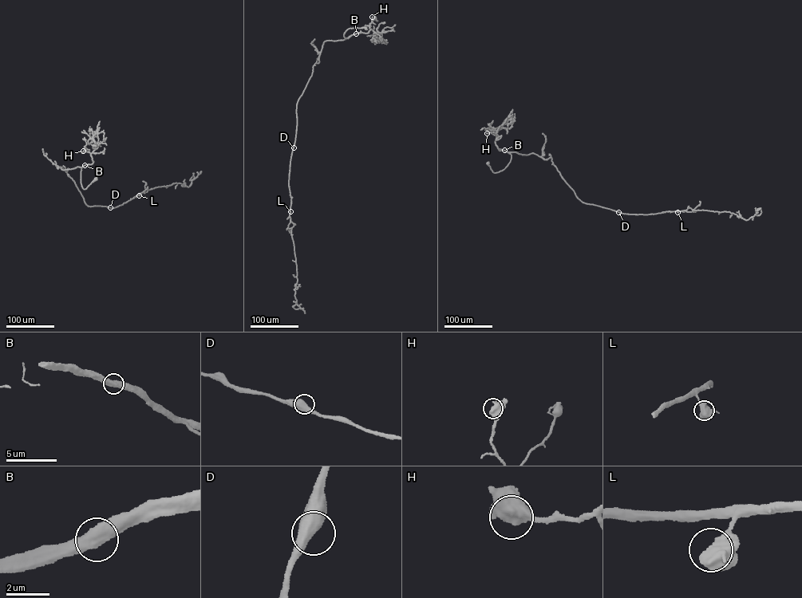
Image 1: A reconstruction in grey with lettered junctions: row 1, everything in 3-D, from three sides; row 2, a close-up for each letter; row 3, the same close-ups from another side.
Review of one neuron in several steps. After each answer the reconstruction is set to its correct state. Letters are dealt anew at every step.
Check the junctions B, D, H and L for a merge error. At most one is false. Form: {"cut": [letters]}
{"cut": []}

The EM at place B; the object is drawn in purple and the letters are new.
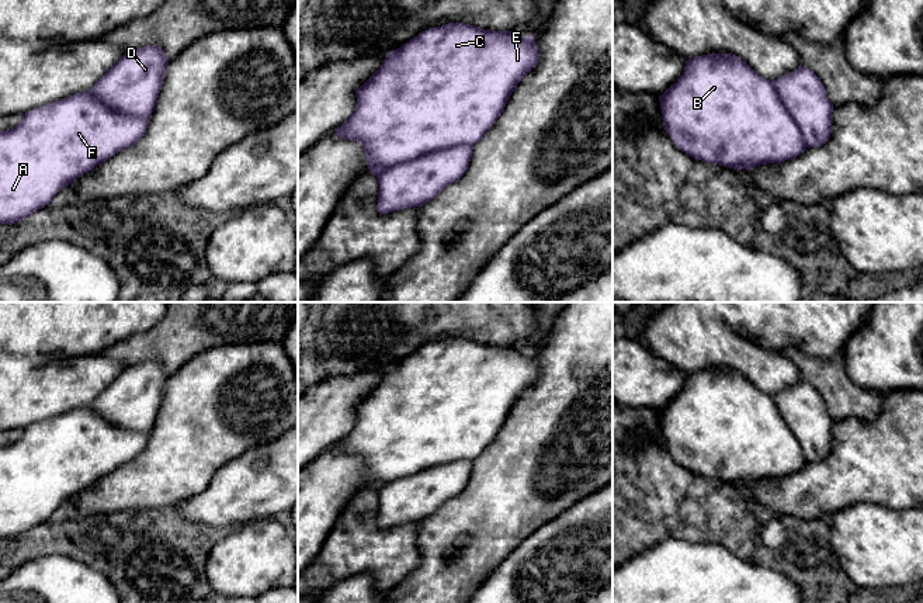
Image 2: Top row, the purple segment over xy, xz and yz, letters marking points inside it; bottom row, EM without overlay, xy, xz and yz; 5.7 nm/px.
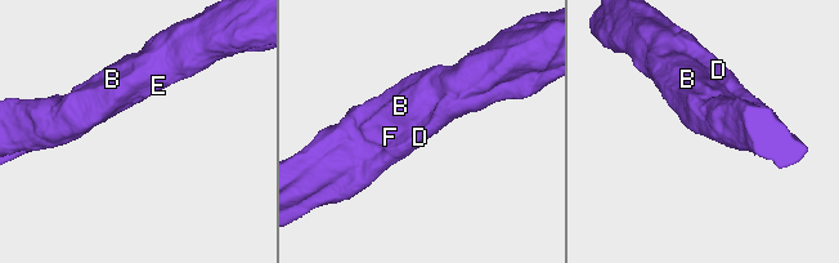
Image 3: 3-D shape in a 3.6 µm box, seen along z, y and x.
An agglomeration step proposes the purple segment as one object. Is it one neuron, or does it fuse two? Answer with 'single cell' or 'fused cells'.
single cell

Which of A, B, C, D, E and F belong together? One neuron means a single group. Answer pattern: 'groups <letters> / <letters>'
groups A B C D E F

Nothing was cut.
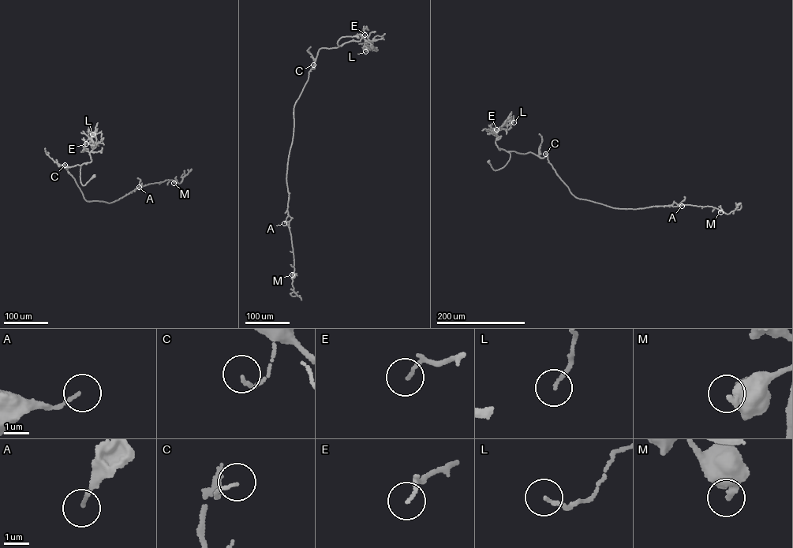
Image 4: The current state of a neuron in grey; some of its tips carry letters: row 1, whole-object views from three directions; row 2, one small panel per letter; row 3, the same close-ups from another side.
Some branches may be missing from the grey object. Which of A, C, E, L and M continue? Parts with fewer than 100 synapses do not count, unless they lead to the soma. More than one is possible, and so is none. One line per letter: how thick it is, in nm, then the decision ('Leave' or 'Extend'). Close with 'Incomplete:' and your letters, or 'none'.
A: Thickness 130 nm. Leave
C: Thickness 120 nm. Leave
E: Thickness 80 nm. Leave
L: Thickness 130 nm. Leave
M: Thickness 400 nm. Leave
Incomplete: none

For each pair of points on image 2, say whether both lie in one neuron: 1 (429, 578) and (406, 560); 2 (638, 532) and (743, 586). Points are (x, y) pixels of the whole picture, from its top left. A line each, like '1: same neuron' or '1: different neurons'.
1: different neurons
2: different neurons

